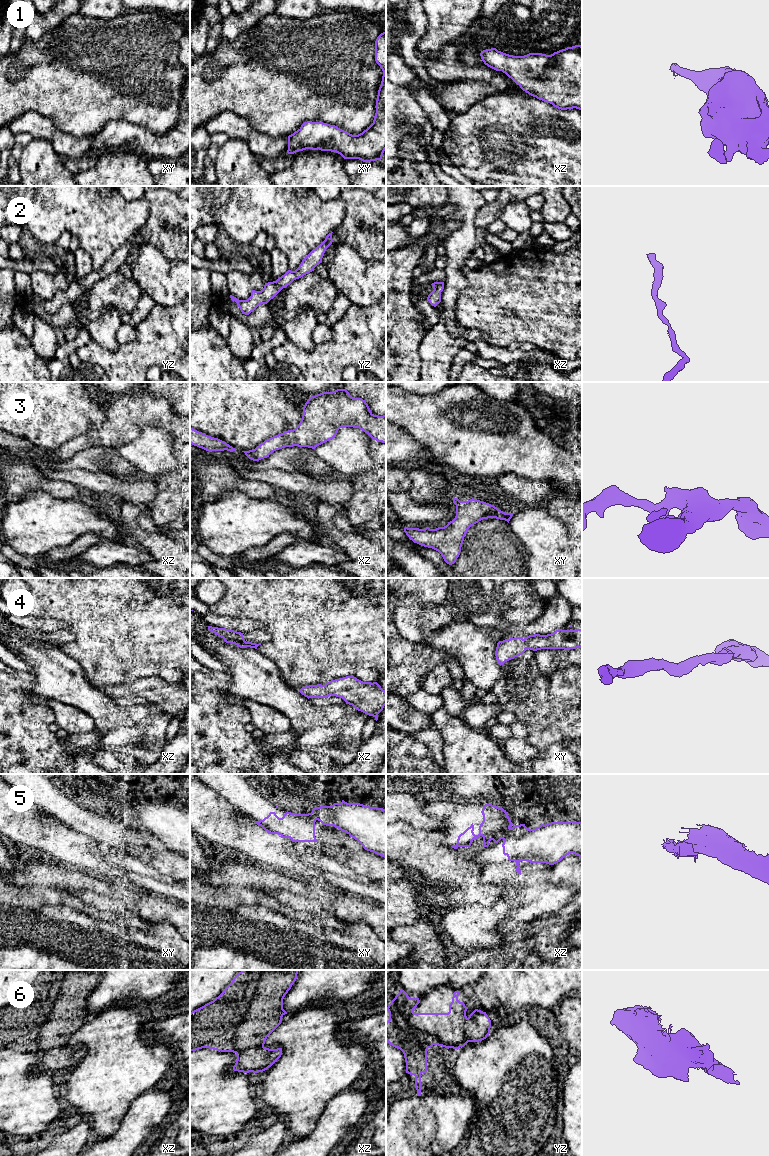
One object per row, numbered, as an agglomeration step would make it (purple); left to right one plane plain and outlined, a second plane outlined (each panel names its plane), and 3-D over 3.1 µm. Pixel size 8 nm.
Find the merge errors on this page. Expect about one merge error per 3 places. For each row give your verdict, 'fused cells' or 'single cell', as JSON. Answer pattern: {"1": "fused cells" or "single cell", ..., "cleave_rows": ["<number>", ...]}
{"1": "single cell", "2": "single cell", "3": "single cell", "4": "single cell", "5": "fused cells", "6": "single cell", "cleave_rows": ["5"]}

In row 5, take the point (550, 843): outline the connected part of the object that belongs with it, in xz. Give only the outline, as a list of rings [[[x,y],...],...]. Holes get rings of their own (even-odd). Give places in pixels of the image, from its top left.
[[[551,822],[535,829],[520,824],[505,832],[512,835],[503,841],[503,854],[516,862],[520,875],[521,861],[554,865],[571,853],[582,859],[582,822]]]

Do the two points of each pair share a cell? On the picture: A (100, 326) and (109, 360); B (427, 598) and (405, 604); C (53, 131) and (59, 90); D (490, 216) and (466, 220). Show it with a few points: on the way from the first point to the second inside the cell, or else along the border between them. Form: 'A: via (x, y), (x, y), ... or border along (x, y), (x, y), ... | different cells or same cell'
A: border along (91, 338), (110, 350), (115, 350), (120, 345) | different cells
B: border along (397, 600), (416, 593), (424, 605), (442, 604) | different cells
C: border along (34, 111), (48, 116), (60, 130), (75, 135) | different cells
D: border along (486, 202), (477, 211), (474, 220), (476, 229) | different cells

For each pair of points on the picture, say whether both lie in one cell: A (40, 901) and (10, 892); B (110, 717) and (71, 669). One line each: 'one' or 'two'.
A: one
B: one

